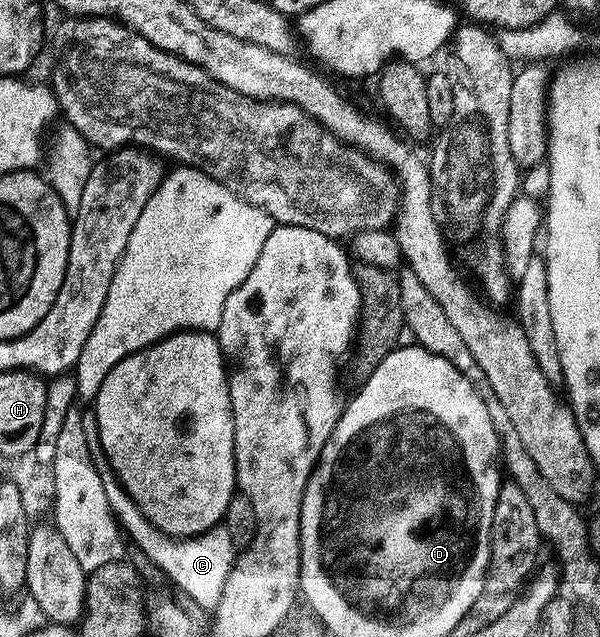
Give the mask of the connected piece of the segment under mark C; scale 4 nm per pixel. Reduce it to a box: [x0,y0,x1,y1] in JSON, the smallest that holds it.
[82,413,234,613]

